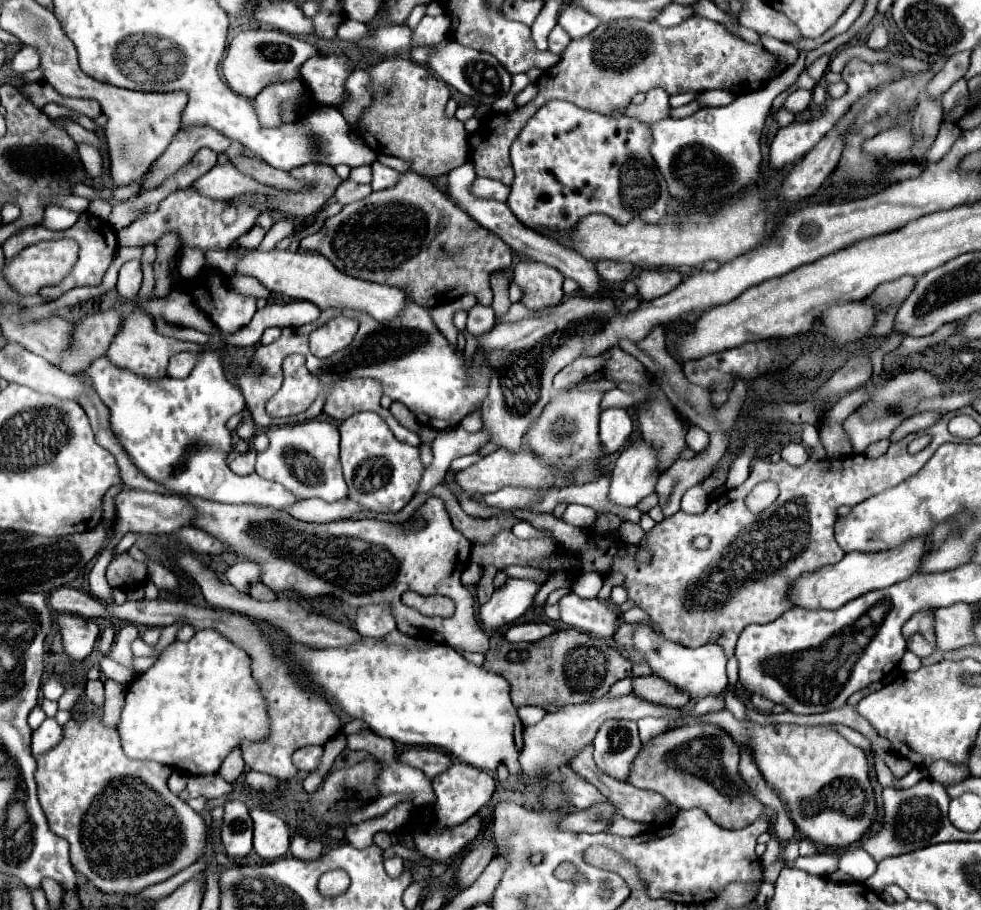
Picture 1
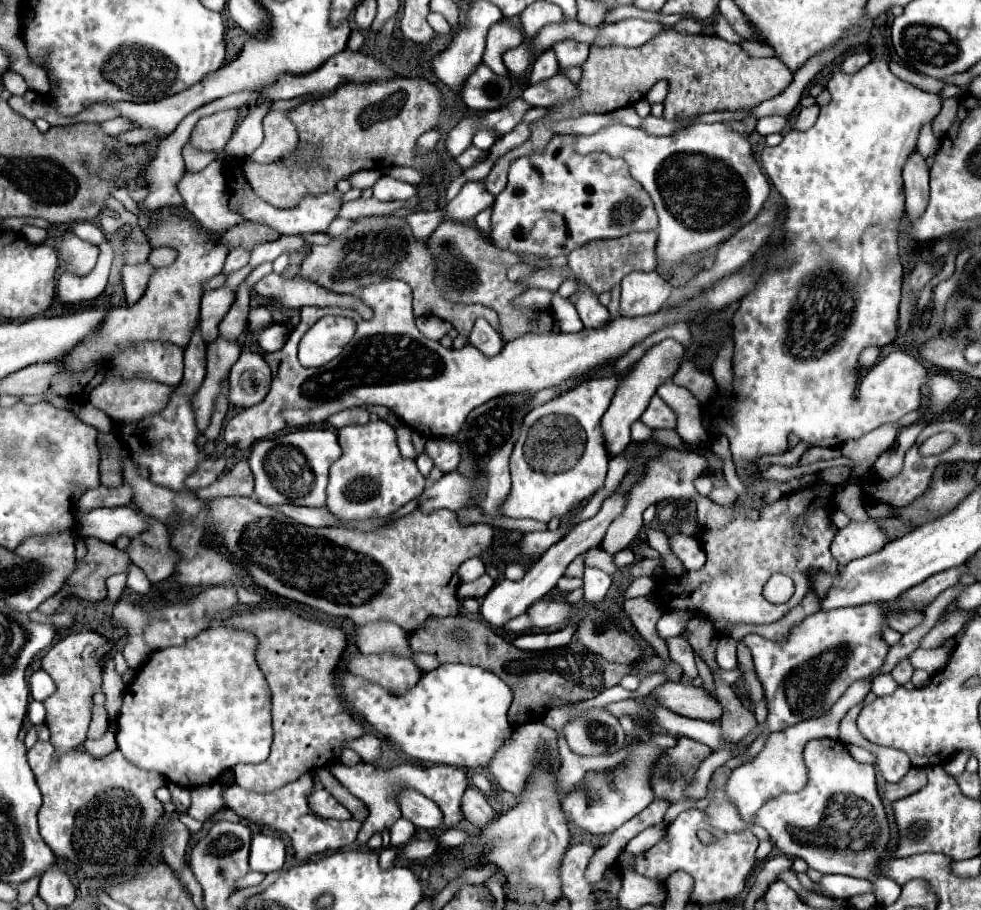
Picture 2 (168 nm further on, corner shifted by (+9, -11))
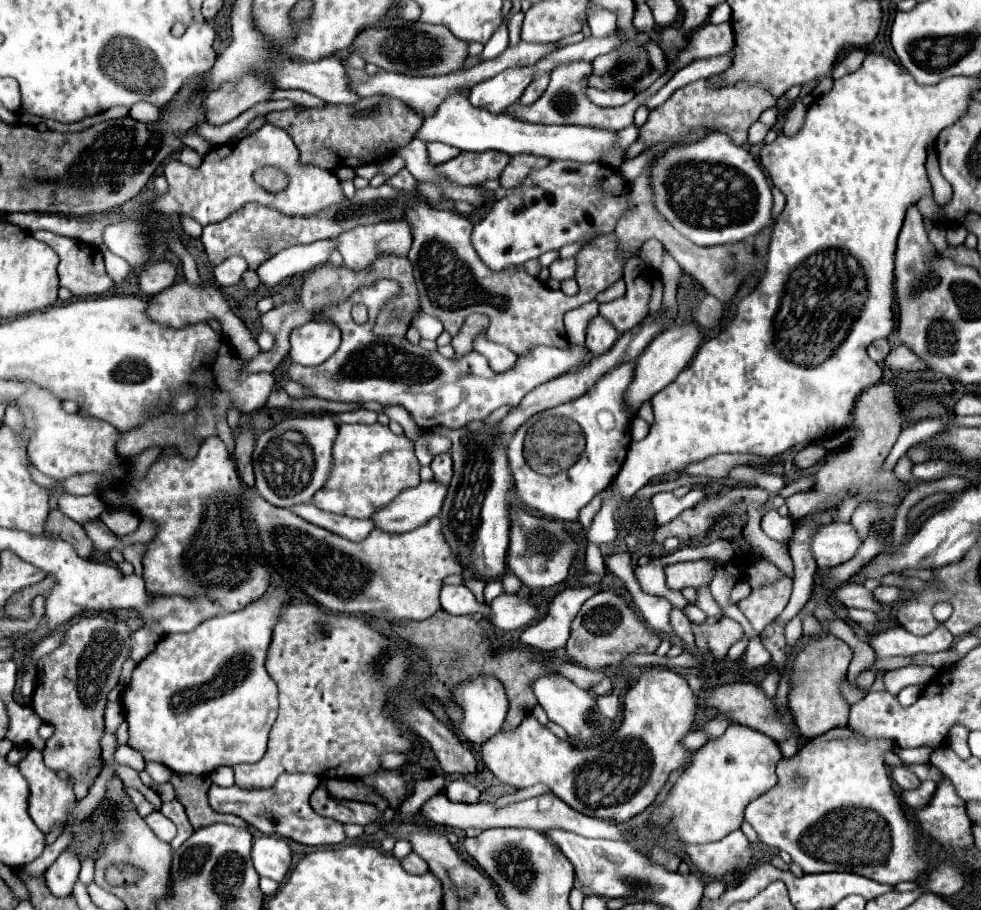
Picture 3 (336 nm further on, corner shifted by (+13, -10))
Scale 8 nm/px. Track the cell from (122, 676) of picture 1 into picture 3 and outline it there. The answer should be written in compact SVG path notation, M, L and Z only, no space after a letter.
M129 656L122 666L122 670L119 677L120 686L125 687L129 684L132 672L135 667L136 667L136 663Z

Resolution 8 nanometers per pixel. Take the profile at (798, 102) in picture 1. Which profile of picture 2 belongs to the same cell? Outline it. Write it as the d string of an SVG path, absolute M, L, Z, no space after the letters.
M772 115L772 117L762 117L760 121L758 121L758 125L756 125L756 131L762 135L762 137L766 137L766 135L770 135L770 133L780 133L782 131L782 127L786 125L786 117L782 117L782 115Z

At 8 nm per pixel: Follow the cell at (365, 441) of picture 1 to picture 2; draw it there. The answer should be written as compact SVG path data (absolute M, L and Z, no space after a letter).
M378 419L366 425L342 427L338 431L338 443L342 447L342 457L330 467L326 499L326 509L338 519L360 521L370 517L386 517L422 495L426 479L418 471L416 461L400 455L394 427L386 421Z

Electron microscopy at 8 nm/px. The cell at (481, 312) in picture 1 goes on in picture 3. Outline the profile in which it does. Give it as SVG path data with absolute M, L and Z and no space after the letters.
M478 334L474 338L474 350L488 358L488 364L494 372L504 372L504 368L516 362L516 354L512 350L508 350L504 344L488 340L486 334Z

